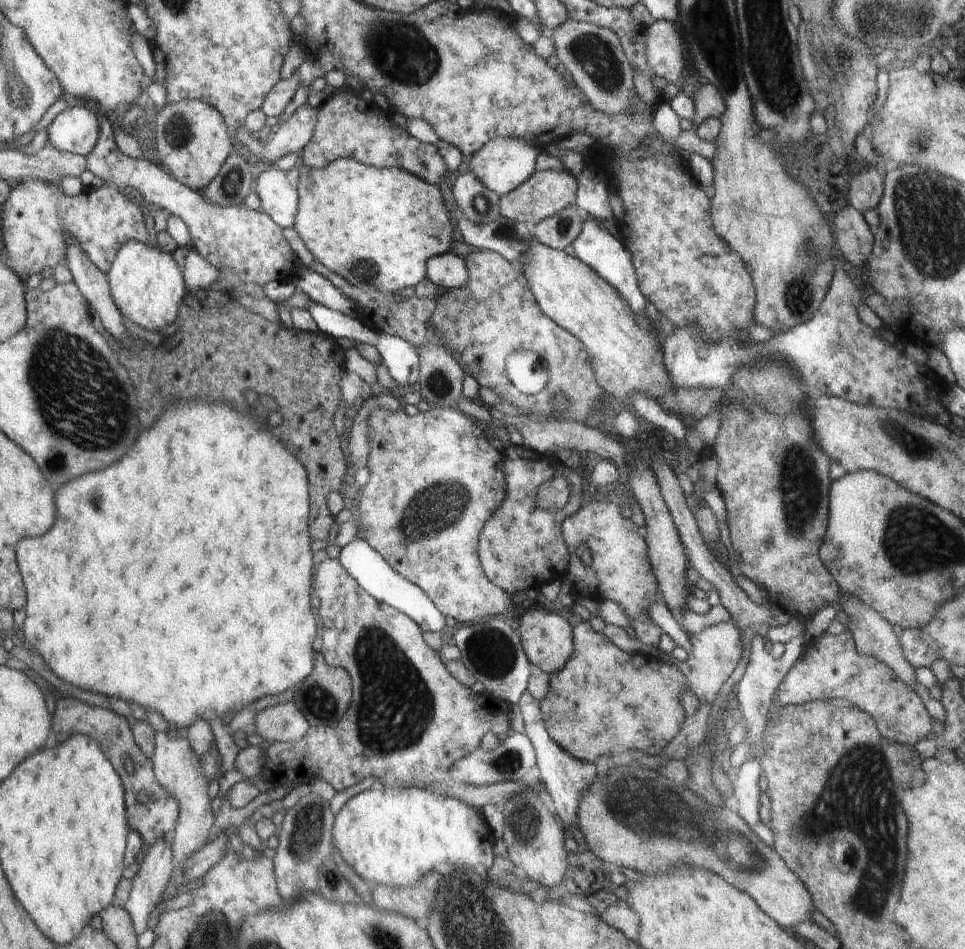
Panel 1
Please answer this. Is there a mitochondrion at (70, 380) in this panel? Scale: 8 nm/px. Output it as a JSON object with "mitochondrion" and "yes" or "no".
{"mitochondrion":"yes"}

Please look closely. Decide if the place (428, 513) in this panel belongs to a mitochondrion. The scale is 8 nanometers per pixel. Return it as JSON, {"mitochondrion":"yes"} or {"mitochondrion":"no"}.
{"mitochondrion":"yes"}

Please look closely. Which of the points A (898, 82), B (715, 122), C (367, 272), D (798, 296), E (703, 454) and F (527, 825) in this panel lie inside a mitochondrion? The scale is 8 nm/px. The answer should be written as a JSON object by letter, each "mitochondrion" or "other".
{"A":"other","B":"other","C":"mitochondrion","D":"mitochondrion","E":"other","F":"mitochondrion"}

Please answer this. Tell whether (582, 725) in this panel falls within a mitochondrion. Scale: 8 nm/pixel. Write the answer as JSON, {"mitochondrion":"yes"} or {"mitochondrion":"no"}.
{"mitochondrion":"no"}

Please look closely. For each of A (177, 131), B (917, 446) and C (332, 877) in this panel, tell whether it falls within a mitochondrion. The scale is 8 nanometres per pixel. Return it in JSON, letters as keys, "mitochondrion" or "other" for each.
{"A":"mitochondrion","B":"mitochondrion","C":"mitochondrion"}

